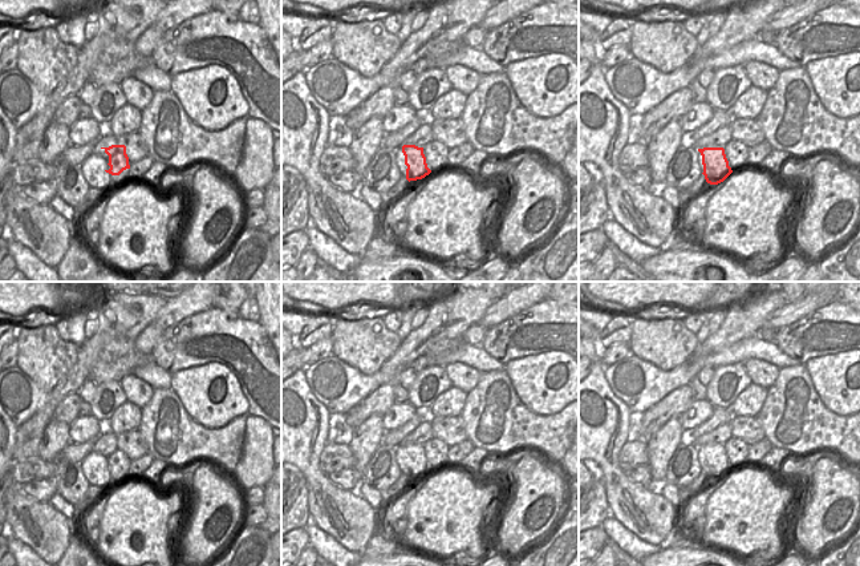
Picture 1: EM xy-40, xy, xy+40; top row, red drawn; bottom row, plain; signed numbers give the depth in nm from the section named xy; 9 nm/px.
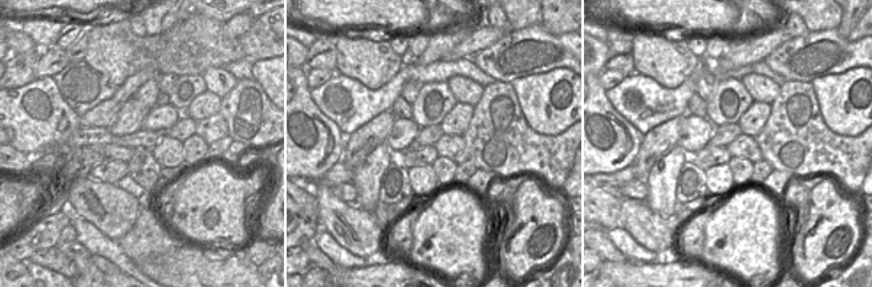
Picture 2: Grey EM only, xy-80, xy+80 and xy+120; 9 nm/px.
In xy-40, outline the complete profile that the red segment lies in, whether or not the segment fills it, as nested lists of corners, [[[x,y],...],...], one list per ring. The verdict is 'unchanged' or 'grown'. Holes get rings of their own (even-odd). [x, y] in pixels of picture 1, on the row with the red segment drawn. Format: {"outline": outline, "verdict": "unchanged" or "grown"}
{"outline": [[[111,145],[109,147],[101,147],[109,155],[109,170],[106,173],[111,175],[119,175],[123,170],[130,169],[129,157],[126,154],[125,145]]], "verdict": "unchanged"}

